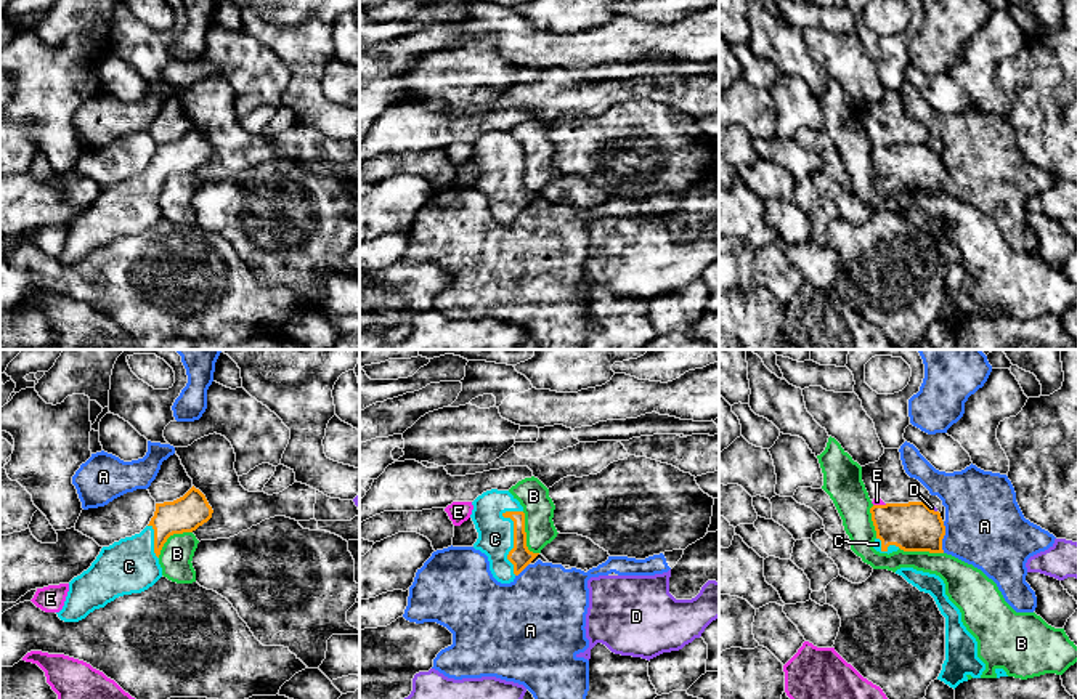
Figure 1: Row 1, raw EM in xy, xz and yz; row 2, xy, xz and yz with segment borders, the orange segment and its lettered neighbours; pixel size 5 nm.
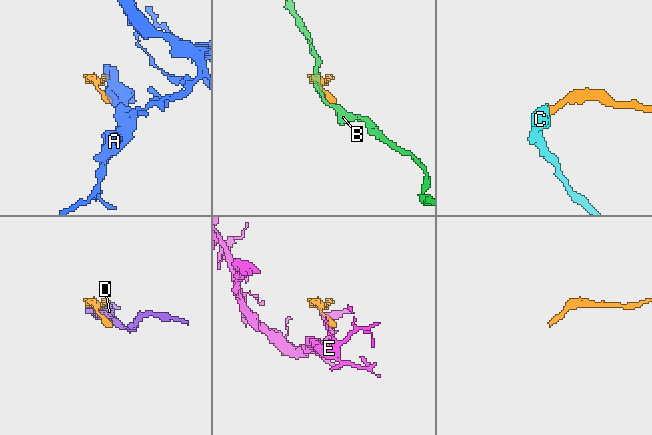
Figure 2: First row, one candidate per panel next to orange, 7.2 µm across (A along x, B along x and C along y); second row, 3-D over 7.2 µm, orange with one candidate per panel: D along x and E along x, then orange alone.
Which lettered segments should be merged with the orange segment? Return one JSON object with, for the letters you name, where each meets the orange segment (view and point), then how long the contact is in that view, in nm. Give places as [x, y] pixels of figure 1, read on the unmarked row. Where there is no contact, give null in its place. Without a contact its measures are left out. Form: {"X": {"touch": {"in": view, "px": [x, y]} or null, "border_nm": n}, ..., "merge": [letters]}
{"C": {"touch": {"in": "xz", "px": [514, 181]}, "border_nm": 340}, "merge": ["C"]}

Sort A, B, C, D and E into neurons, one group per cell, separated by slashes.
A / B / C / D / E

